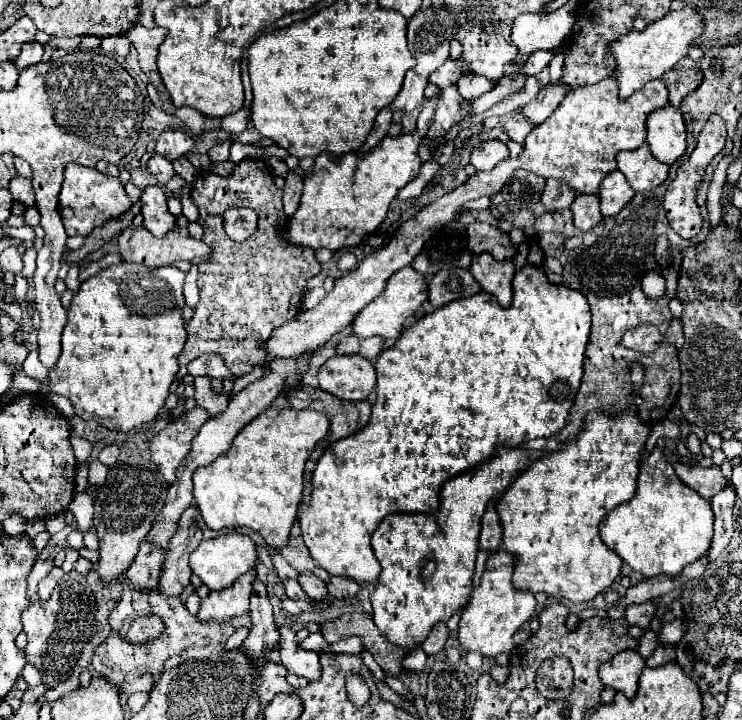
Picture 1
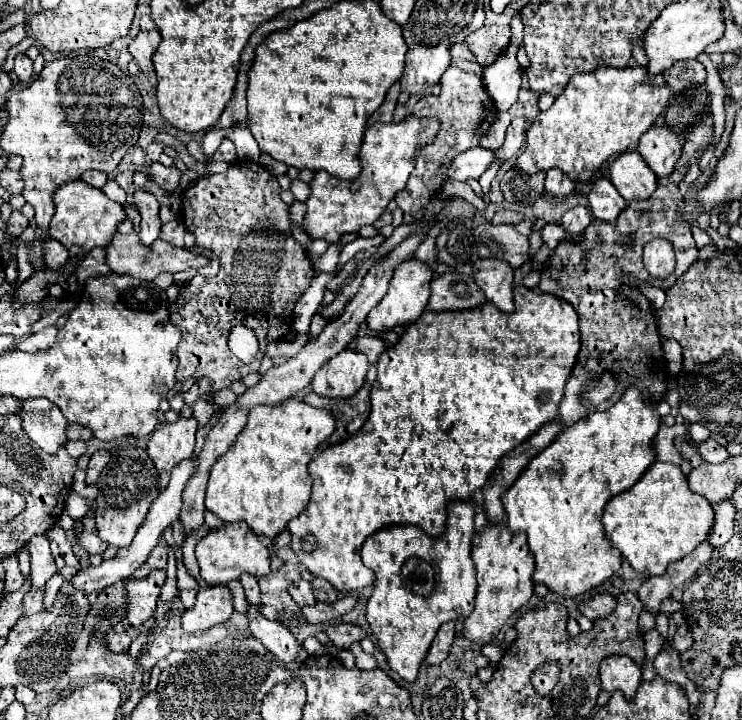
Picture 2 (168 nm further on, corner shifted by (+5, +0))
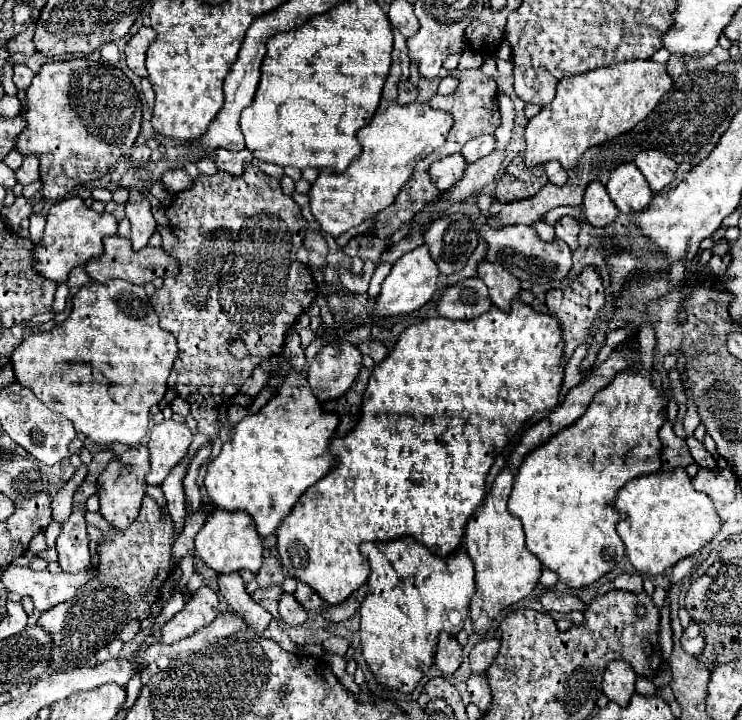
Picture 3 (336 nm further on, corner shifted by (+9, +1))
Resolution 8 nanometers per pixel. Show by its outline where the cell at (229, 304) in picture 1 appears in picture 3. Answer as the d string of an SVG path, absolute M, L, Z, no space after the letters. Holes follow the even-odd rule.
M248 165L242 177L224 171L218 171L216 175L200 175L192 189L174 195L166 217L172 233L178 237L170 255L178 261L182 271L174 283L164 283L150 301L160 317L160 327L176 337L180 349L168 377L168 389L176 391L178 397L190 403L190 413L198 421L198 433L208 435L214 441L220 431L220 405L240 391L242 383L262 361L280 355L288 329L318 297L318 285L312 279L310 269L296 259L308 223L294 199L282 193L280 181L262 173L256 165ZM218 287L224 287L226 293L218 293ZM234 339L244 341L248 349L244 359L236 359L230 353L228 343ZM224 385L234 387L234 391L220 391Z

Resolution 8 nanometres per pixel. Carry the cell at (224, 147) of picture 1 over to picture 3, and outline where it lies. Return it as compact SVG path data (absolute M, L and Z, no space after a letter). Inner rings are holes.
M242 149L242 151L236 151L236 153L218 151L214 155L214 161L216 161L220 171L228 171L232 175L242 175L246 165L252 161L252 153L248 149Z

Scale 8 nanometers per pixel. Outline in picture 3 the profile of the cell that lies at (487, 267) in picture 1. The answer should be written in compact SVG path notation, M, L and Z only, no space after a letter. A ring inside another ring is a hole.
M480 261L478 277L486 283L492 303L498 309L508 311L512 299L520 291L520 281L510 271L506 271L502 265L490 263L490 261Z

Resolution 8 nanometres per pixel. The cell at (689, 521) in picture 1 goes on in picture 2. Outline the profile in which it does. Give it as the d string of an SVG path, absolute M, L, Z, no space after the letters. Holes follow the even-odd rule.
M654 462L632 488L606 504L602 524L606 538L636 572L658 576L666 572L670 562L690 554L706 538L714 524L714 510L704 496L688 488L680 466Z

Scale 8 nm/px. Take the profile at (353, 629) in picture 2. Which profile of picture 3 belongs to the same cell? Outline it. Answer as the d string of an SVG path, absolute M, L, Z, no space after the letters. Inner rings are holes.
M330 637L330 639L326 639L326 641L322 643L322 647L324 647L326 651L334 653L334 655L344 657L346 651L348 651L348 641L346 641L344 637Z

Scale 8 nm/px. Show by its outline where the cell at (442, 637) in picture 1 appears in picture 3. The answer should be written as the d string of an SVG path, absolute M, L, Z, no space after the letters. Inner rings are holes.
M440 633L438 637L438 651L436 651L436 667L442 673L452 675L462 663L462 647L450 633Z

